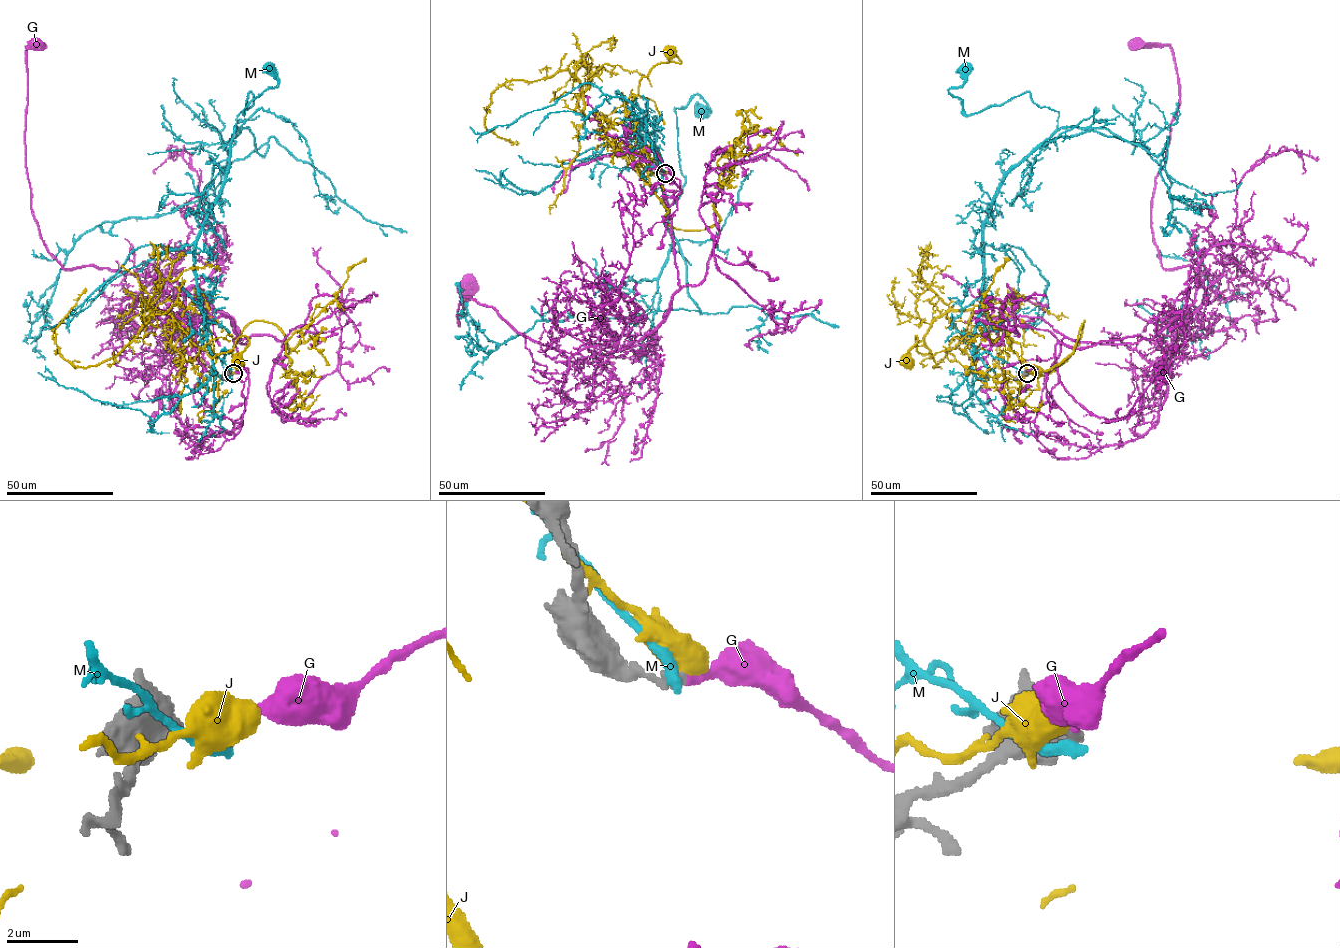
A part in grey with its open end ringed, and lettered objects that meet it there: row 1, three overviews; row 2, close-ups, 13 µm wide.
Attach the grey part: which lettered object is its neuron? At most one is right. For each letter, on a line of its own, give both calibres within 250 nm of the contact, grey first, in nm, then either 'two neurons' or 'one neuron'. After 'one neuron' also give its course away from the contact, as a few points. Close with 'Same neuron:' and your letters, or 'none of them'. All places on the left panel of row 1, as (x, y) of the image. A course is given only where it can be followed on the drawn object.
G: 280 nm thick on the grey side, 240 nm on the other; one neuron; it runs (233, 374), (248, 372), (233, 340), (248, 339), (196, 288), (64, 269), (44, 244), (24, 139), (38, 44)
J: 280 nm thick on the grey side, 750 nm on the other; two neurons
M: 320 nm thick on the grey side, 380 nm on the other; two neurons
Same neuron: G

